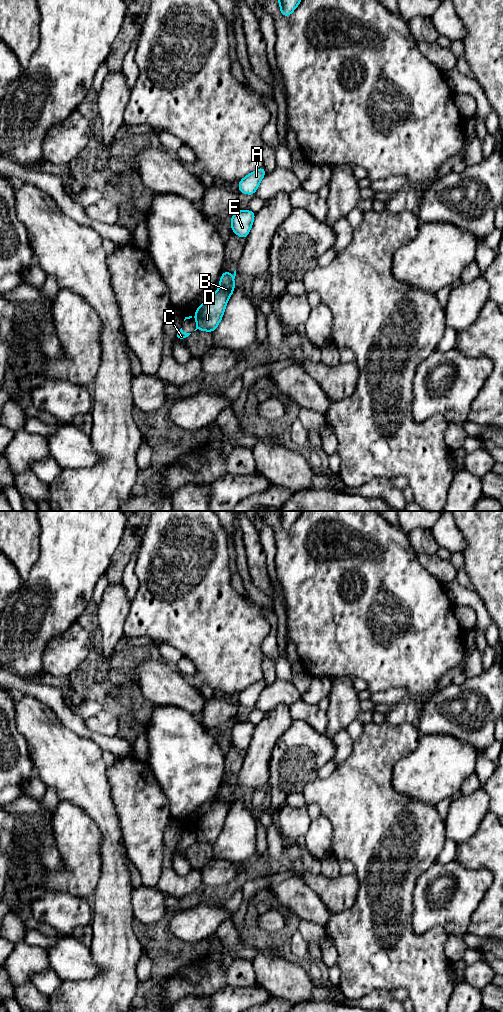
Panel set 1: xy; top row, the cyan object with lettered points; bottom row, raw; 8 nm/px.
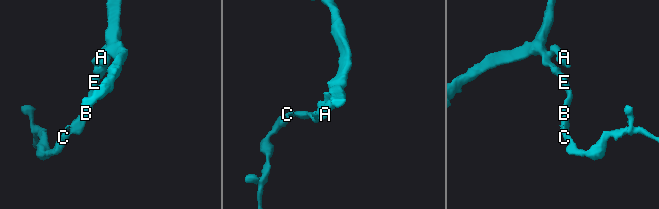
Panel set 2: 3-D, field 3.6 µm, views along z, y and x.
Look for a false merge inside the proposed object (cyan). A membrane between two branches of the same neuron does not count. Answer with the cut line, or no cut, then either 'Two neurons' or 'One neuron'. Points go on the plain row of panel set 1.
Split along xy (196, 837), (197, 840). Two neurons

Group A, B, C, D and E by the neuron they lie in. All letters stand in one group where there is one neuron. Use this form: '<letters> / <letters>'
A B D E / C

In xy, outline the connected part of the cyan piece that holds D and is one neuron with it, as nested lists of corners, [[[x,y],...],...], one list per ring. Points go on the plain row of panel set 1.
[[[225,782],[219,793],[219,801],[214,804],[209,812],[201,816],[195,824],[197,841],[213,845],[218,839],[225,823],[226,816],[235,802],[234,791],[236,782],[232,788]]]

